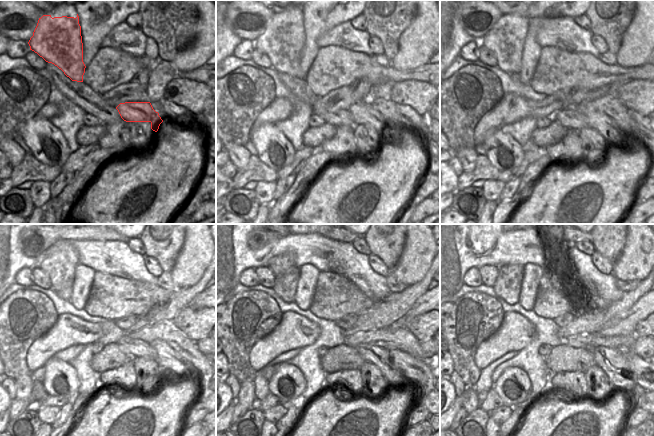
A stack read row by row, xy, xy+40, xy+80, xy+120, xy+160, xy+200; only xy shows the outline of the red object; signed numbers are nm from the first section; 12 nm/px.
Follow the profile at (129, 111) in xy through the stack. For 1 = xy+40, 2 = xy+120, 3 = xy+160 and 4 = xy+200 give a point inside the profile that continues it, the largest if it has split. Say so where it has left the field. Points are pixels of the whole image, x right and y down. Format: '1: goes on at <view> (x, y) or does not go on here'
1: goes on at xy+40 (363, 113)
2: goes on at xy+120 (188, 368)
3: goes on at xy+160 (419, 374)
4: goes on at xy+200 (643, 373)

